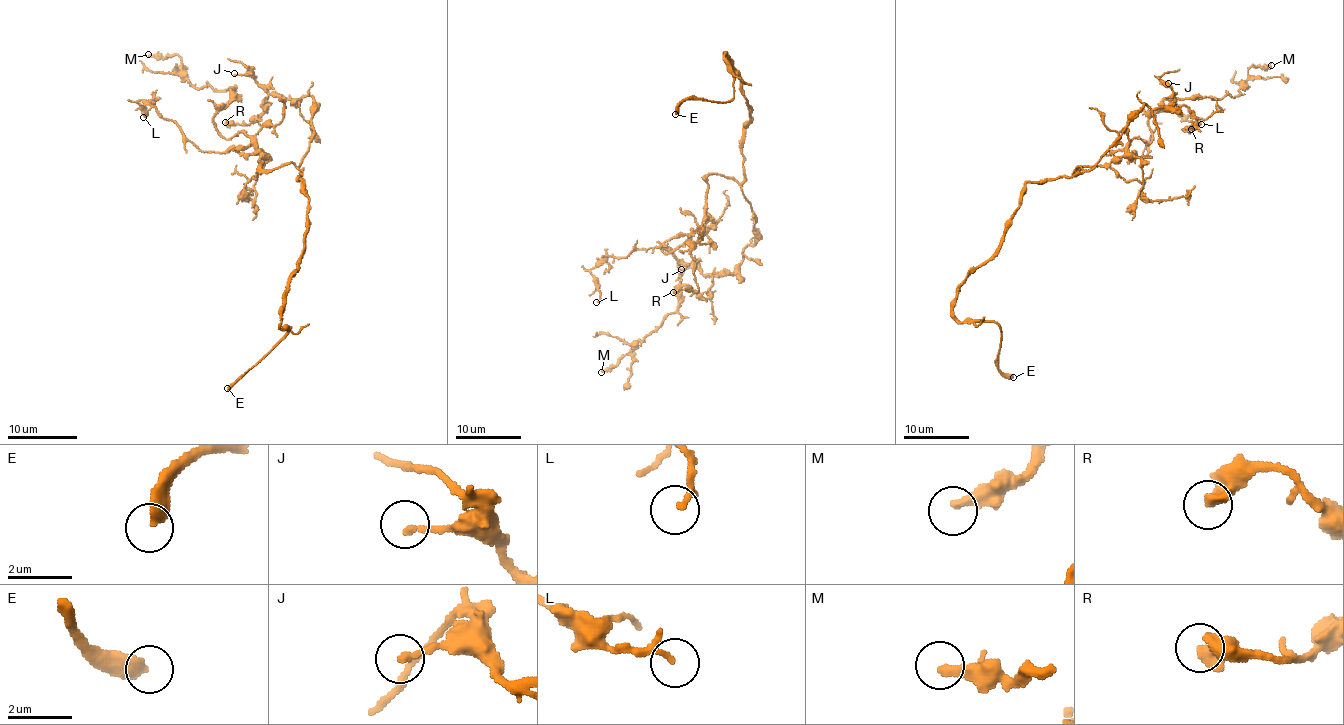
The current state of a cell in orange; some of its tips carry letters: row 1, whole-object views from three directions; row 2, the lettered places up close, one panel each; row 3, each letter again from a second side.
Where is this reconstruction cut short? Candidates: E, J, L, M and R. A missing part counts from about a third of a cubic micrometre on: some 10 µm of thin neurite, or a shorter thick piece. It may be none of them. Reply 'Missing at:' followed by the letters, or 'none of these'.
Missing at: E, J

